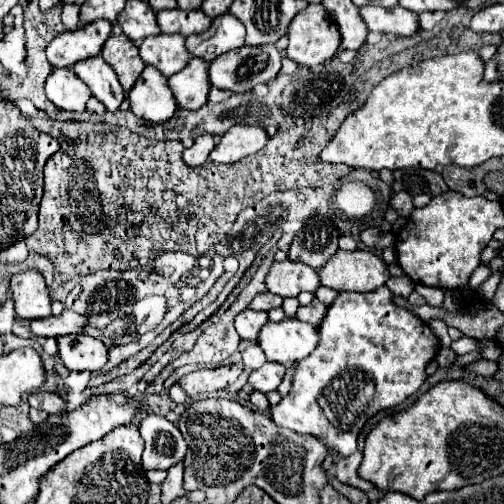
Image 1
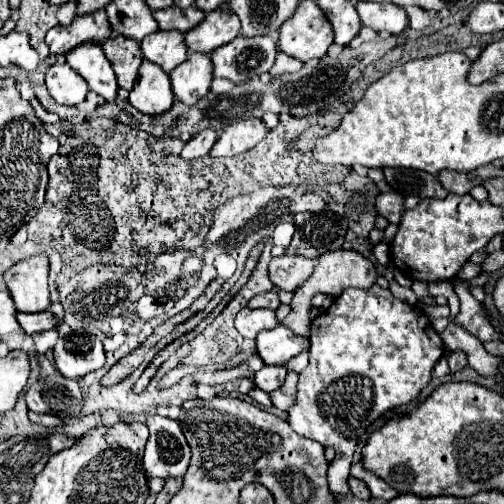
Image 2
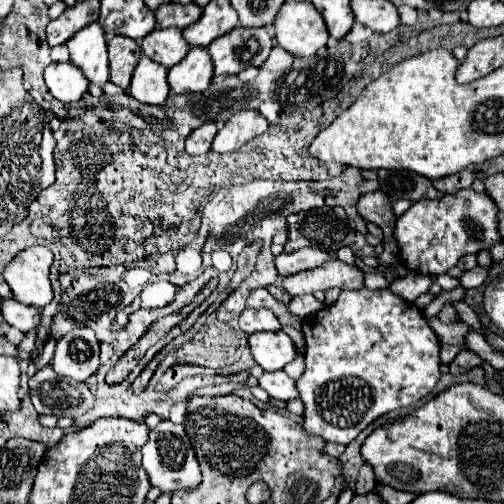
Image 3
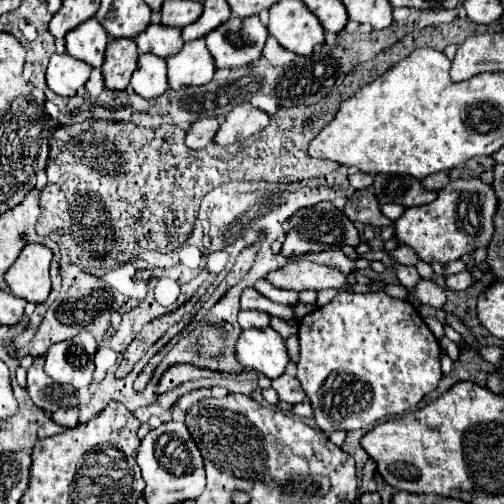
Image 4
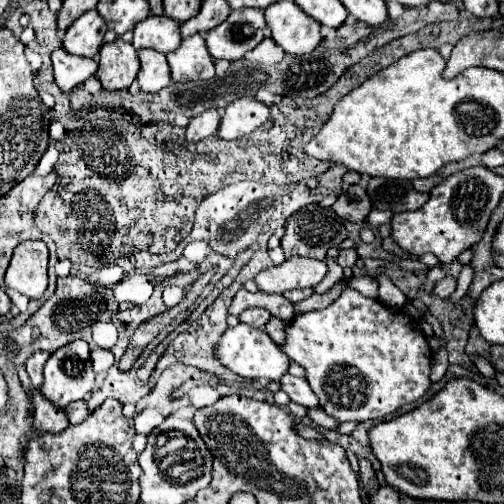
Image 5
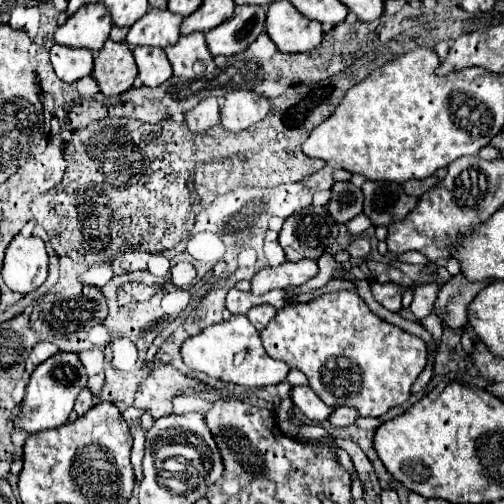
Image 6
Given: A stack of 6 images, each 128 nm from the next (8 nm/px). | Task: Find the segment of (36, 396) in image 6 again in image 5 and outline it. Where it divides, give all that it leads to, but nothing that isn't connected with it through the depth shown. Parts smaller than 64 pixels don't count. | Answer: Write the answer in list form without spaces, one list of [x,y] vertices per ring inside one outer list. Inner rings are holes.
[[[76,340],[50,354],[50,358],[44,366],[44,382],[40,384],[38,392],[48,402],[52,402],[56,410],[62,412],[70,402],[82,400],[88,392],[92,392],[92,388],[94,388],[94,372],[92,372],[92,364],[90,364],[90,350],[88,350],[86,342]]]

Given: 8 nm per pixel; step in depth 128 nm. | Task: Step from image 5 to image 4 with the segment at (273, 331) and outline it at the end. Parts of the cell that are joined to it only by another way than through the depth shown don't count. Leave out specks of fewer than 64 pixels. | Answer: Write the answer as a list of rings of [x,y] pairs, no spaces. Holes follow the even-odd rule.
[[[277,317],[271,318],[270,326],[280,333],[284,340],[287,340],[288,337],[295,335],[298,332],[297,325],[292,325],[291,323]]]

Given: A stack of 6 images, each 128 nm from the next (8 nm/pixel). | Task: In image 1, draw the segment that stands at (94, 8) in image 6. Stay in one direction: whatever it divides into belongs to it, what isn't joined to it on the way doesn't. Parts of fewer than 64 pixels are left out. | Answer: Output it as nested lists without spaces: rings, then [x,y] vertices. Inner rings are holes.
[[[100,54],[88,60],[80,60],[80,64],[72,66],[72,70],[90,88],[90,92],[106,106],[106,110],[118,110],[118,106],[124,100],[124,90],[118,82],[116,72],[112,72],[112,66],[104,62]]]

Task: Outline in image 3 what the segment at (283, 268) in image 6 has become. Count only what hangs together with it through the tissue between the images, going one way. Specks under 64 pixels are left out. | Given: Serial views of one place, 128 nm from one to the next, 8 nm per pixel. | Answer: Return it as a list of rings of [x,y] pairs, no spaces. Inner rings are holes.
[[[332,260],[320,268],[304,270],[282,278],[282,288],[292,296],[312,294],[316,290],[330,290],[330,288],[360,290],[364,286],[362,280],[364,280],[362,270],[348,266],[340,260]]]

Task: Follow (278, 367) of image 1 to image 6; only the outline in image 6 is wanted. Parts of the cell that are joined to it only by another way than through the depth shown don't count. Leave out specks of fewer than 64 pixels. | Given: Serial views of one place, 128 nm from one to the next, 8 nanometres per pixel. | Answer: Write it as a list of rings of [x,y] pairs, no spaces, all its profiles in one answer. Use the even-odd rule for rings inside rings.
[[[292,388],[290,394],[294,406],[298,406],[312,422],[324,422],[330,418],[332,408],[328,408],[328,404],[324,404],[314,392],[312,388]]]

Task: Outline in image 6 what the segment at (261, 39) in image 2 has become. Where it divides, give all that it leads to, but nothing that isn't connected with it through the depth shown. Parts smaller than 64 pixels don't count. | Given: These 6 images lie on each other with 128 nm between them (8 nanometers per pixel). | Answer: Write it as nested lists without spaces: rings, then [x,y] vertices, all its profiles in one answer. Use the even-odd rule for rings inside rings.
[[[240,4],[236,6],[234,16],[228,22],[212,28],[206,34],[206,44],[214,56],[238,54],[258,38],[258,34],[264,30],[264,22],[266,22],[264,6]]]

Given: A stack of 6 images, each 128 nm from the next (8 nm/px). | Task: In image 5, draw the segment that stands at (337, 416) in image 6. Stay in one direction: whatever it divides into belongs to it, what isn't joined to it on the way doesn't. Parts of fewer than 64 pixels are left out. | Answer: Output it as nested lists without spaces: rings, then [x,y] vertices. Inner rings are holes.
[[[310,408],[308,410],[308,416],[314,420],[314,424],[318,424],[322,428],[328,428],[328,430],[338,428],[338,424],[340,424],[338,420],[330,420],[330,416],[322,408]]]

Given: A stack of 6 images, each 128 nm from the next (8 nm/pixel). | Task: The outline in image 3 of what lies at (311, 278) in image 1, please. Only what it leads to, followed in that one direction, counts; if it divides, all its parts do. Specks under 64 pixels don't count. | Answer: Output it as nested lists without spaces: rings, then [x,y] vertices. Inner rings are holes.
[[[302,248],[298,252],[292,252],[292,254],[278,254],[274,258],[276,262],[276,268],[278,268],[278,274],[284,278],[284,276],[290,276],[290,274],[296,274],[296,272],[302,272],[302,270],[310,270],[310,268],[316,268],[324,262],[332,260],[330,254],[318,250],[318,248]]]

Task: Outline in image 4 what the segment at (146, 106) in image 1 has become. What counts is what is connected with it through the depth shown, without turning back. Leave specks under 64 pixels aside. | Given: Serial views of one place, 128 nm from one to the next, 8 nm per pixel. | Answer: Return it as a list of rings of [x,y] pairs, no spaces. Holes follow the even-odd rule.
[[[140,54],[138,68],[134,70],[130,86],[142,98],[156,98],[168,88],[166,80],[166,60],[152,54]]]

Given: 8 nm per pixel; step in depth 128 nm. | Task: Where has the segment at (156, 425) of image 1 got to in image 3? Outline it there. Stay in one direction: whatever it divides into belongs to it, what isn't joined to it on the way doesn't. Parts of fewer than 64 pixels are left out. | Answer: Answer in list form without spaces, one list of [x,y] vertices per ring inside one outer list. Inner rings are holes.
[[[164,420],[164,422],[158,422],[158,426],[150,430],[148,442],[142,446],[142,466],[150,476],[150,484],[158,488],[162,494],[178,492],[178,490],[192,490],[192,488],[198,488],[200,484],[200,466],[182,424]]]

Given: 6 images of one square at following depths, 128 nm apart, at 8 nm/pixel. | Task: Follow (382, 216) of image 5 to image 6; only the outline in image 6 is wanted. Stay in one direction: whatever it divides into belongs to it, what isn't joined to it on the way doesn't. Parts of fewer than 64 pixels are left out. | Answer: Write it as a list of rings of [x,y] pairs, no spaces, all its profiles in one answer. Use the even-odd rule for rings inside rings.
[[[360,214],[360,216],[354,216],[350,222],[346,222],[346,228],[350,234],[362,234],[364,230],[370,228],[370,220],[364,214]]]

